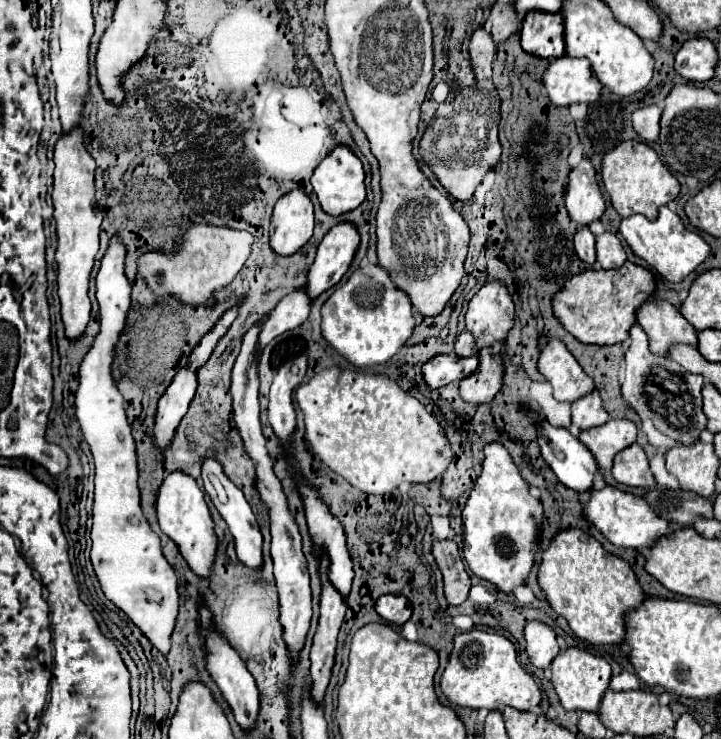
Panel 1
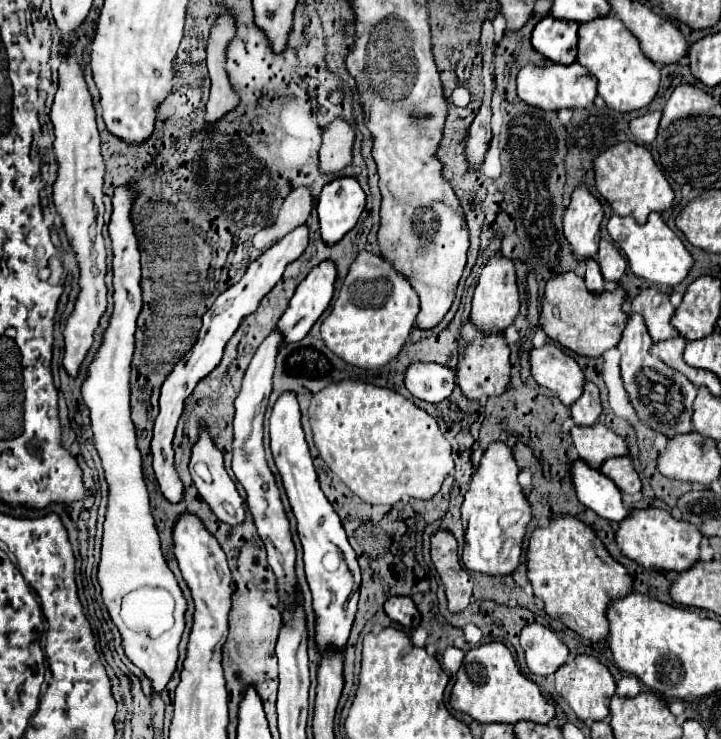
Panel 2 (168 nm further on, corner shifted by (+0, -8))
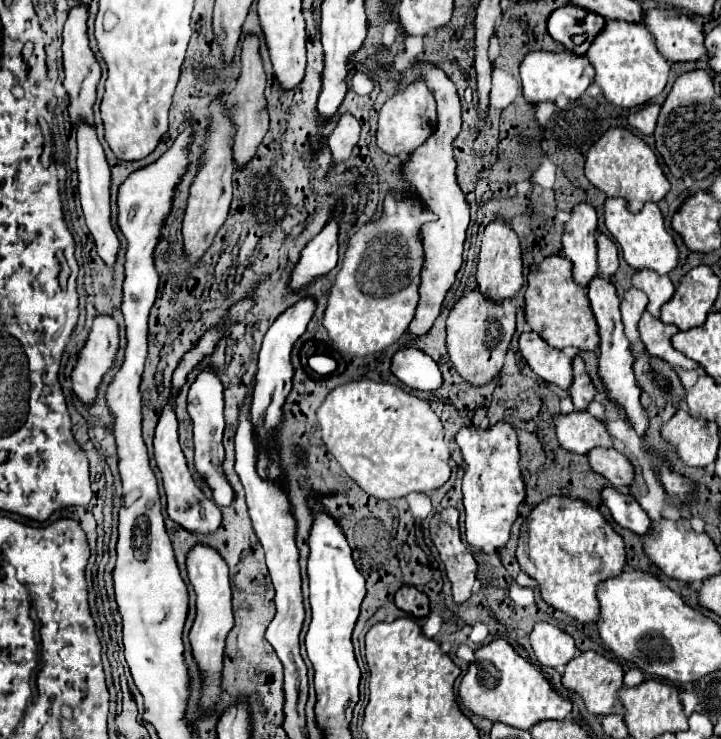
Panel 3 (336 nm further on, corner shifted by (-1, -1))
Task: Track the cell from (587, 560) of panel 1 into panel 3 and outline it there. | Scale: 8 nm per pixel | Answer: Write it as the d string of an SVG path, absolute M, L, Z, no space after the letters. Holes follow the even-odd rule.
M551 496L539 502L519 534L517 560L523 572L537 580L543 600L579 622L593 622L599 614L595 588L601 580L617 576L625 568L623 538L611 528L605 516L569 496Z

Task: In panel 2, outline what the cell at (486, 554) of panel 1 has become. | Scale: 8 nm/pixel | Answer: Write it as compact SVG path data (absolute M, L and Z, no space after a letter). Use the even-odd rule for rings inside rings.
M490 443L480 459L470 489L462 503L462 523L466 523L466 547L462 561L468 571L478 571L492 577L508 577L520 565L522 539L532 519L532 507L518 485L518 467L510 447L504 443Z

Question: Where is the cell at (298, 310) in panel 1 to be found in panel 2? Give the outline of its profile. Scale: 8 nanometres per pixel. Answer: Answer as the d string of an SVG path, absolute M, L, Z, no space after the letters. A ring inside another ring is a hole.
M272 331L262 345L256 349L246 375L242 379L242 389L240 395L236 397L236 417L234 417L234 459L232 459L232 471L236 475L236 479L242 483L244 491L246 491L246 503L250 513L254 515L254 523L258 529L258 535L262 537L264 545L266 545L266 553L268 553L268 565L272 567L276 579L278 579L278 591L280 591L280 605L284 605L290 595L292 589L296 587L296 573L294 573L294 543L290 537L290 527L288 527L288 519L280 501L280 493L278 487L274 483L274 475L266 465L266 457L264 457L264 447L262 447L262 423L264 423L264 413L266 413L266 401L268 395L272 391L272 373L274 373L274 359L276 353L282 345L282 335L278 335L278 331Z

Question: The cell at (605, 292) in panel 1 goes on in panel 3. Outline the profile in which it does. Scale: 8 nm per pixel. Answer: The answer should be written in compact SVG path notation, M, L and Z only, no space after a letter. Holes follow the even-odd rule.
M549 256L541 262L533 264L527 276L527 290L525 290L525 320L529 322L531 330L535 330L543 340L559 350L577 348L577 350L597 350L599 348L599 334L597 322L593 320L593 312L589 306L587 290L577 286L571 278L571 262L563 256Z

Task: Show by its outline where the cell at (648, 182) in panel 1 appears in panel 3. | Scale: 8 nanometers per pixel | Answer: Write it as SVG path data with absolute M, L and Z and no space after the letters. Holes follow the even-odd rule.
M609 128L587 152L585 158L587 180L607 196L621 196L627 200L631 212L639 212L645 202L659 202L669 192L669 180L659 168L655 152L633 132L625 128Z

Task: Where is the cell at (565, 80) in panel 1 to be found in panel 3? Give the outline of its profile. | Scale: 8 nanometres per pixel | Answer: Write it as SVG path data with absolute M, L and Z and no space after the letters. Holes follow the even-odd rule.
M529 52L525 60L521 62L521 84L523 84L523 96L527 102L545 102L555 100L557 96L567 96L569 100L579 98L587 86L593 82L595 70L589 64L587 56L579 56L575 52Z

